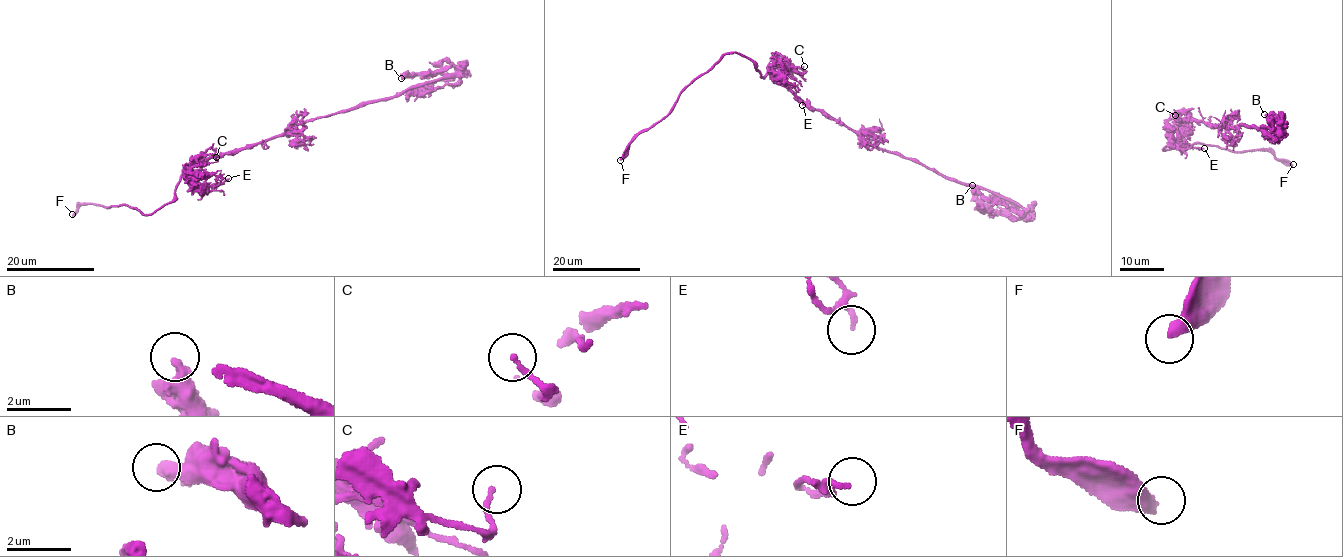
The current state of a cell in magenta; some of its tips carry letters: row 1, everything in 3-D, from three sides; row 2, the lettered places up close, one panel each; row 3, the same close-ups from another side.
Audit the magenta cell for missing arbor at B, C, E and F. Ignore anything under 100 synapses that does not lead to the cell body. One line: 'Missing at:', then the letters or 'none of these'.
Missing at: F

